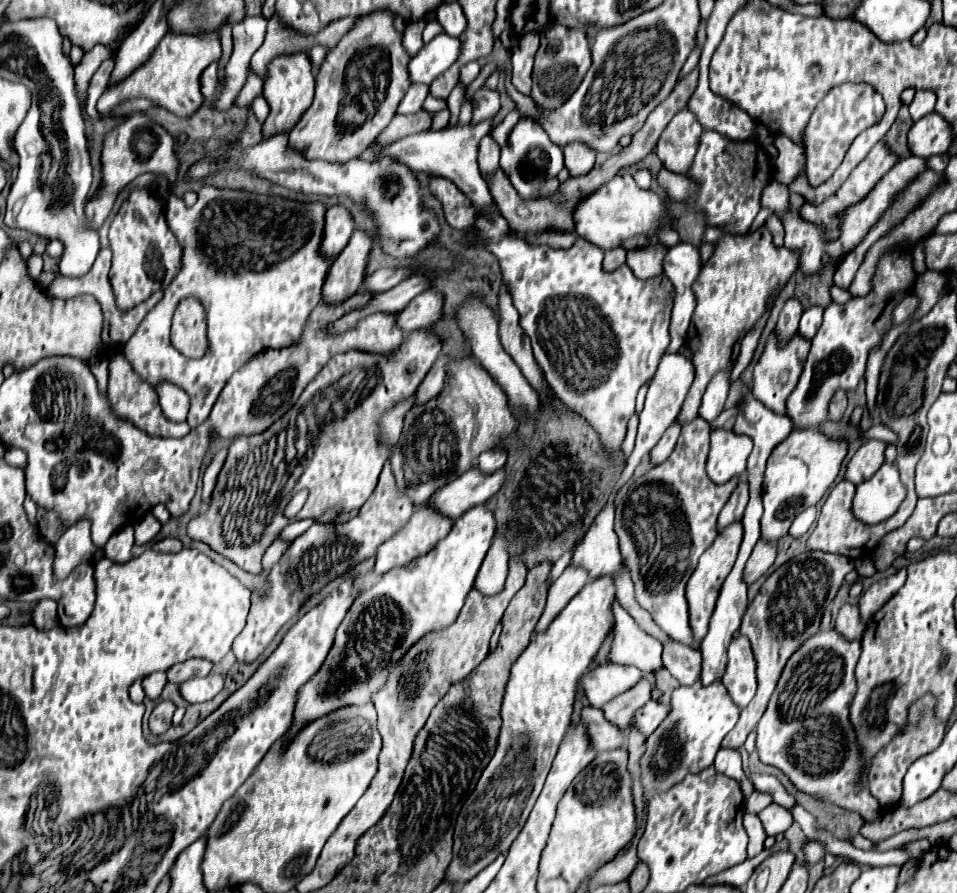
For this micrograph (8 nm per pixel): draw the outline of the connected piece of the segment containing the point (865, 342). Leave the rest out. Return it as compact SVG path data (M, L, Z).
M902 242L892 250L884 252L876 264L872 276L872 288L866 296L852 296L846 304L830 302L824 310L824 322L818 334L812 338L812 348L796 388L786 400L786 410L794 428L812 428L820 426L828 418L828 404L836 390L856 390L864 380L868 356L874 348L880 348L884 334L894 326L892 312L904 300L908 292L914 290L916 272L912 264L912 244Z

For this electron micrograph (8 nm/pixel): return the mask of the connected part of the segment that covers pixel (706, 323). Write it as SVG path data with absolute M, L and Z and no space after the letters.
M760 228L748 236L736 238L732 234L722 236L716 242L712 258L704 264L698 280L692 284L696 296L696 310L688 330L688 348L692 350L692 362L696 366L694 384L678 414L678 424L698 418L702 394L708 382L718 372L730 372L740 356L740 342L766 314L768 302L778 288L786 286L796 266L800 264L798 252L786 246L776 248L768 228Z

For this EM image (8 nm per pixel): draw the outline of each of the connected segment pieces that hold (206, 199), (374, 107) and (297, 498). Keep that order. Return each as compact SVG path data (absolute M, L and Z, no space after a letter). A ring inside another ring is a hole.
M206 184L198 192L198 202L192 208L186 208L180 198L170 196L166 202L166 222L182 246L182 268L164 290L164 298L148 312L134 336L124 344L124 356L132 364L134 372L150 386L170 382L182 388L190 396L186 422L190 428L196 428L208 418L220 390L238 368L266 348L296 344L304 332L312 310L320 302L324 276L330 266L330 260L318 256L324 230L324 204L300 204L278 196L218 190ZM188 296L196 296L206 310L208 348L200 358L186 358L170 344L172 314L178 302Z
M380 10L360 18L360 24L328 52L316 76L312 106L288 134L288 148L310 160L344 164L360 156L390 124L396 108L410 88L410 56L402 46L402 34L392 28L392 12Z
M306 490L299 491L293 498L288 502L284 514L288 518L294 518L296 514L301 510L307 500L308 492Z

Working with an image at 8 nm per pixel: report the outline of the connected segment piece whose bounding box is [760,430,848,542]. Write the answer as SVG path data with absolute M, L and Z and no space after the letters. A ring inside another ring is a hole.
M792 430L792 436L788 436L788 440L780 442L772 450L762 480L762 540L776 542L780 536L788 534L796 508L802 512L806 506L816 504L824 496L824 492L834 484L838 476L846 450L846 442L828 440L824 434L812 430Z

